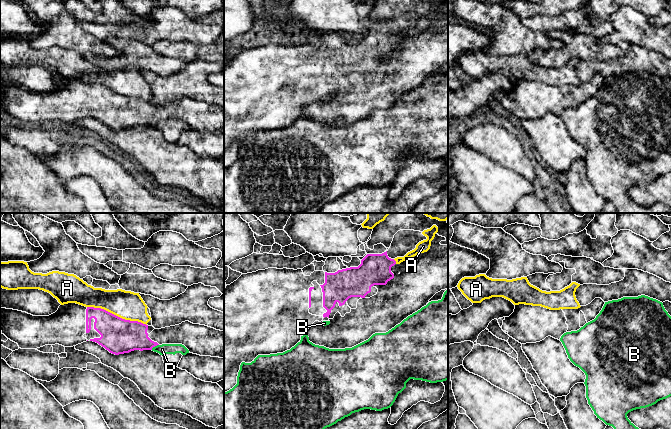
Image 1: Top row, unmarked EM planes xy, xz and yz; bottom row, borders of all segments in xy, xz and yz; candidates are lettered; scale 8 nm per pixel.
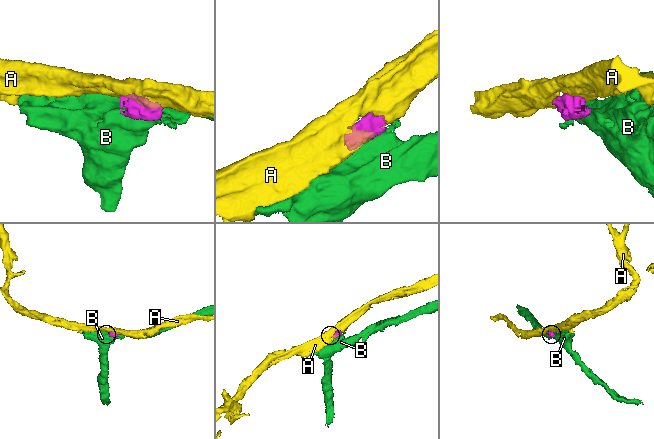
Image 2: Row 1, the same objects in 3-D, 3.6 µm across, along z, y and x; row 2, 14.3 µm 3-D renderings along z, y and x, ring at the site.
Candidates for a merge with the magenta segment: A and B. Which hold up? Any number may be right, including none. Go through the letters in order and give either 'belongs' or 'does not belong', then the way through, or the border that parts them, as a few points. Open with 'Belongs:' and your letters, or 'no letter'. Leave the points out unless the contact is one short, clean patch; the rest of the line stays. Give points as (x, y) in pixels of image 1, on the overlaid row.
Belongs: no letter
A: does not belong
B: does not belong

